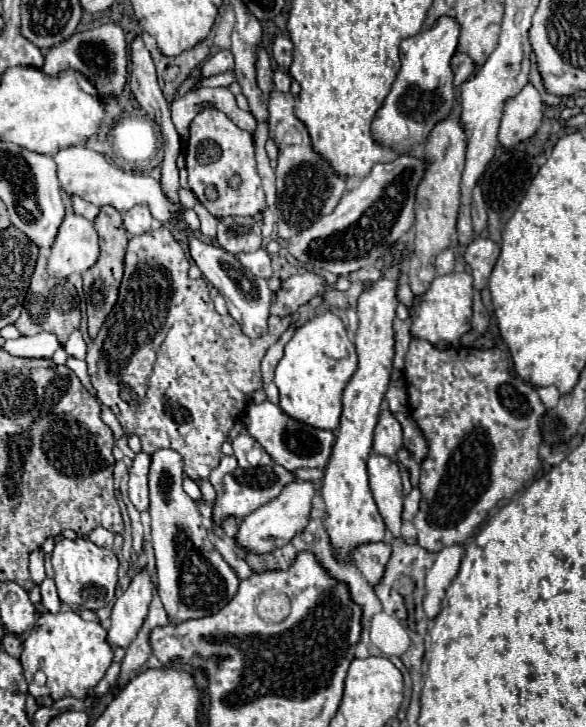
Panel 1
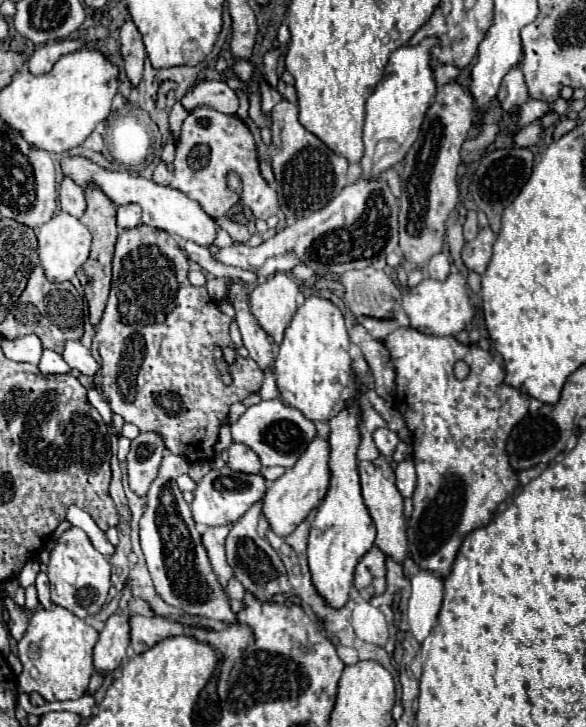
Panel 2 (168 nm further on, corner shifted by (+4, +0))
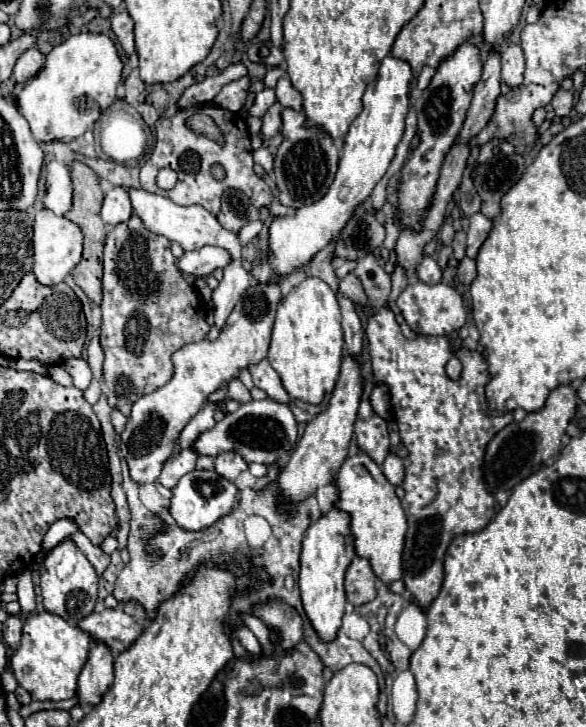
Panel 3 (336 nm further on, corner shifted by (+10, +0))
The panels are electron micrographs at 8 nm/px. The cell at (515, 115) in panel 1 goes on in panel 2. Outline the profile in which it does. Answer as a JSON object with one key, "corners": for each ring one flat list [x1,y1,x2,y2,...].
{"corners":[[512,67,502,79,502,85,498,91,498,101,502,103,502,109,508,113,512,105,524,105,528,99,530,97,528,97,528,89,524,83,522,69]]}

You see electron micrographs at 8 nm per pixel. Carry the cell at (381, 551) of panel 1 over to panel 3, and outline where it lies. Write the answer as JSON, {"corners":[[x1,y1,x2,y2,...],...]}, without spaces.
{"corners":[[354,557,346,571,346,599,364,605,376,597,376,575,364,557]]}

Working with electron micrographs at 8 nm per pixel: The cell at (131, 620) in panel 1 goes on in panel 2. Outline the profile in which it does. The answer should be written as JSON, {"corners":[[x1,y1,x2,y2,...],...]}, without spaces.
{"corners":[[116,613,106,621,104,631,94,647,94,669,102,675,118,669,130,643,128,615]]}

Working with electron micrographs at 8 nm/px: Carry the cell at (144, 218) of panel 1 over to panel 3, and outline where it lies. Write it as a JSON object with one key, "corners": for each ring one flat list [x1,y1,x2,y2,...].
{"corners":[[112,187,104,195,104,205,102,205,102,221,108,223,110,227,124,223,132,217,132,205,128,199,128,193,122,187]]}

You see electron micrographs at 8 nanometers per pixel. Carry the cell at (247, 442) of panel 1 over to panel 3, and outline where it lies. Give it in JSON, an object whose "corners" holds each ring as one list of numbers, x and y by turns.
{"corners":[[228,451,228,453,220,453,220,455,216,457,214,467,216,467,216,473,218,473,218,475,234,481,242,471,248,469,248,463,246,463,240,455,236,455,234,451]]}

